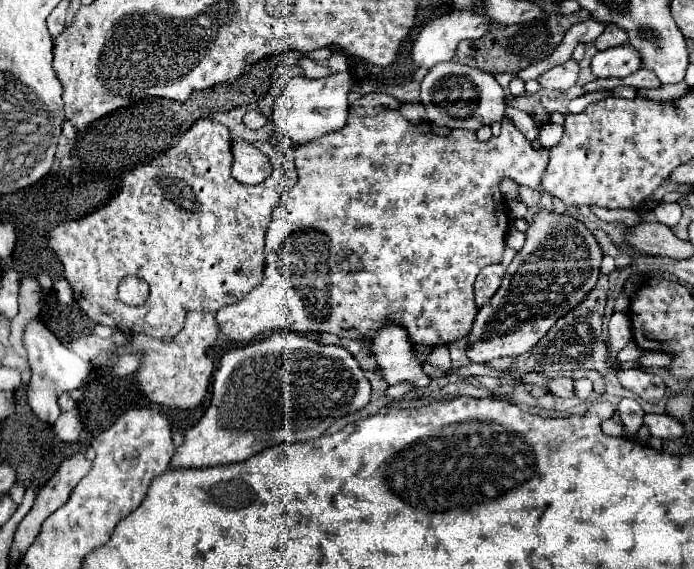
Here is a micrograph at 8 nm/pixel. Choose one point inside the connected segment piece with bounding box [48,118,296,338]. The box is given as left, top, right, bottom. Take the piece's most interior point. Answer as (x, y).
(181, 222)

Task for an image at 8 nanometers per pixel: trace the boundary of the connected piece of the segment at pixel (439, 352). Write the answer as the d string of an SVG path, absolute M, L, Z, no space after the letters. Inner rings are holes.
M436 346L434 350L432 350L432 354L428 356L428 362L432 364L432 366L436 366L436 368L440 368L440 370L450 370L450 354L448 354L448 346Z

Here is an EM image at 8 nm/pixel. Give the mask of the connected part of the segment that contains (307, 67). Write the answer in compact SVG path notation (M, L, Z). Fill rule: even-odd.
M304 58L298 64L304 68L306 78L322 78L322 76L330 76L330 72L332 72L328 66L320 66L320 64L312 62L310 58Z

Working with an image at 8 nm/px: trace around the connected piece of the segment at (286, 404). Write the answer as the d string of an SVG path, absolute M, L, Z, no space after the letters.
M272 332L264 340L226 352L214 372L212 402L196 426L184 434L182 446L170 460L170 468L210 468L244 462L250 456L280 442L304 442L320 438L328 426L346 414L362 410L370 402L370 382L356 358L342 346L322 346L300 334Z

